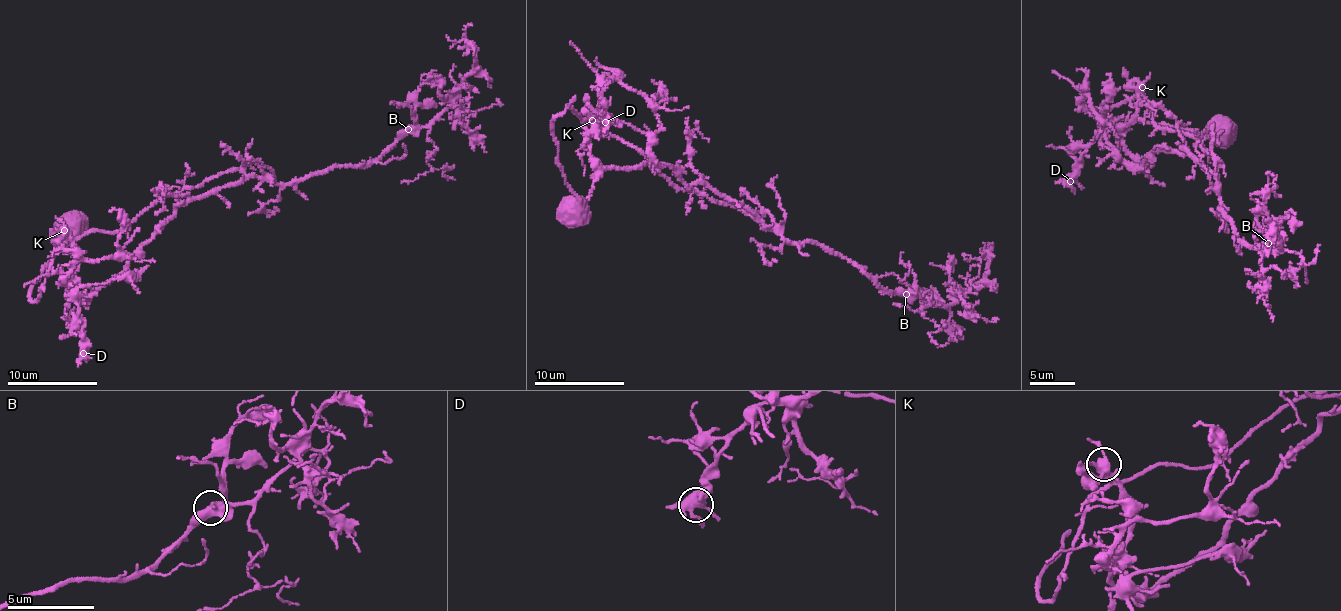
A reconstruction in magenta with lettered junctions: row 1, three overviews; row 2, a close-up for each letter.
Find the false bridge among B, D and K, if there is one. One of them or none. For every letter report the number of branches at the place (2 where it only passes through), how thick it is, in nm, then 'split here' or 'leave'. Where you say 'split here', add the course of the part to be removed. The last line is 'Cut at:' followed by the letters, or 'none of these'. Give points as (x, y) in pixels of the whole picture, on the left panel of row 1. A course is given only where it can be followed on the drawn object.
B: 4 | 440 nm | leave
D: 4 | 460 nm | leave
K: 4 | 440 nm | leave
Cut at: none of these

